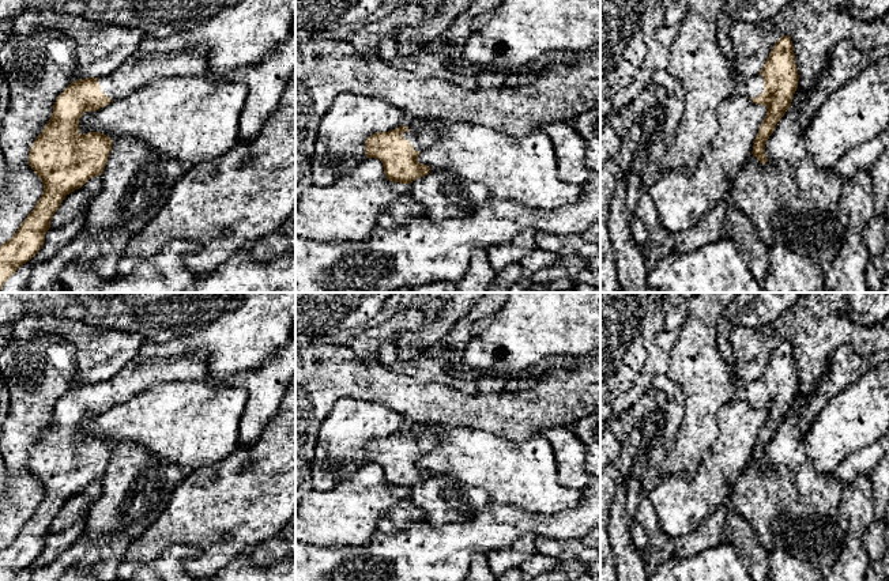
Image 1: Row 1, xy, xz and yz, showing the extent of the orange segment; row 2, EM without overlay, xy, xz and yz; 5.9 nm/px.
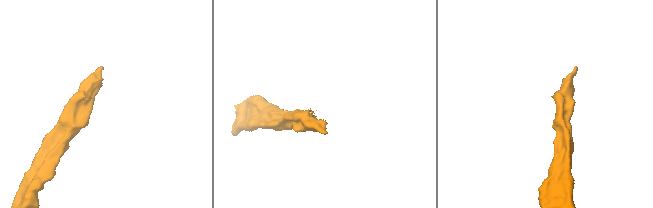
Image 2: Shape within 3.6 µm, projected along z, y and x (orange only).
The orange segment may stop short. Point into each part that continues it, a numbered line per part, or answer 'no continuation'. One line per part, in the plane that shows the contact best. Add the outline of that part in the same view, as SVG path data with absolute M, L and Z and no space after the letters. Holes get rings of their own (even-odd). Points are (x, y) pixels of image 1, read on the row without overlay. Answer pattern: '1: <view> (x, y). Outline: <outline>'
1: xz (422, 442). Outline: M425 430L417 434L408 431L408 434L403 437L403 442L413 449L415 456L422 456L433 450L438 441L438 434L433 430Z

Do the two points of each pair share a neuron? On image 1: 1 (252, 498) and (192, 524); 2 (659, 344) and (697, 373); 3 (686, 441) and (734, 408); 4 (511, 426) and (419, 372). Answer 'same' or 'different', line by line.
1: same
2: different
3: different
4: different

